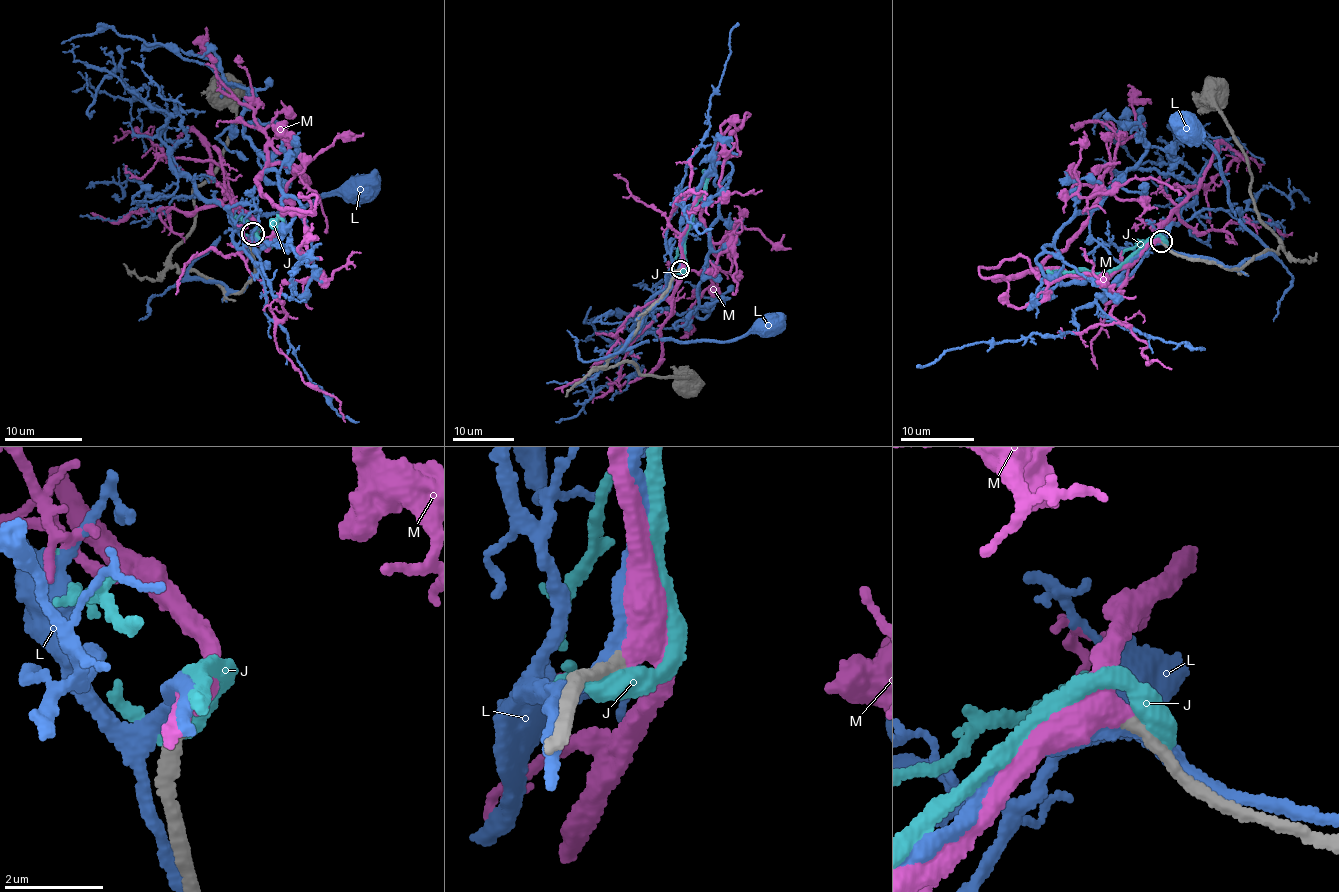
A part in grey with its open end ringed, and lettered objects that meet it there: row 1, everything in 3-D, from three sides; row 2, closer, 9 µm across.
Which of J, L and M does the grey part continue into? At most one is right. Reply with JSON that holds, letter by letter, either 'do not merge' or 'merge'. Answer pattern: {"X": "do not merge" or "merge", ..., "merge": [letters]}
{"J": "do not merge", "L": "do not merge", "M": "merge", "merge": ["M"]}

